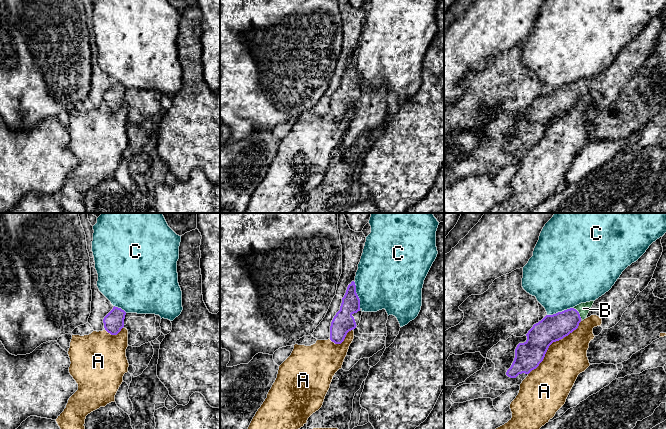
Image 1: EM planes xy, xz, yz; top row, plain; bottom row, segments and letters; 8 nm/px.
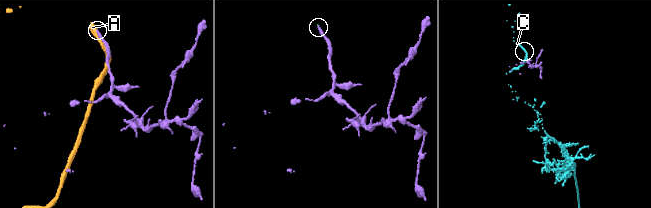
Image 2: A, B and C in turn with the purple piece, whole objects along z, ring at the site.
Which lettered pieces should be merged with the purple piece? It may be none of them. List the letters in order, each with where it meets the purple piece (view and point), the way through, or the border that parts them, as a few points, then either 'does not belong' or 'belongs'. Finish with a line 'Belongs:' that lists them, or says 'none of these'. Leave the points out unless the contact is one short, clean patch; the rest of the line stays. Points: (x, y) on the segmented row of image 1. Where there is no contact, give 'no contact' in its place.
A: meets purple in yz at (551, 343); does not belong
B: meets purple in yz at (578, 313); belongs
C: meets purple in xz at (357, 295); does not belong
Belongs: B

